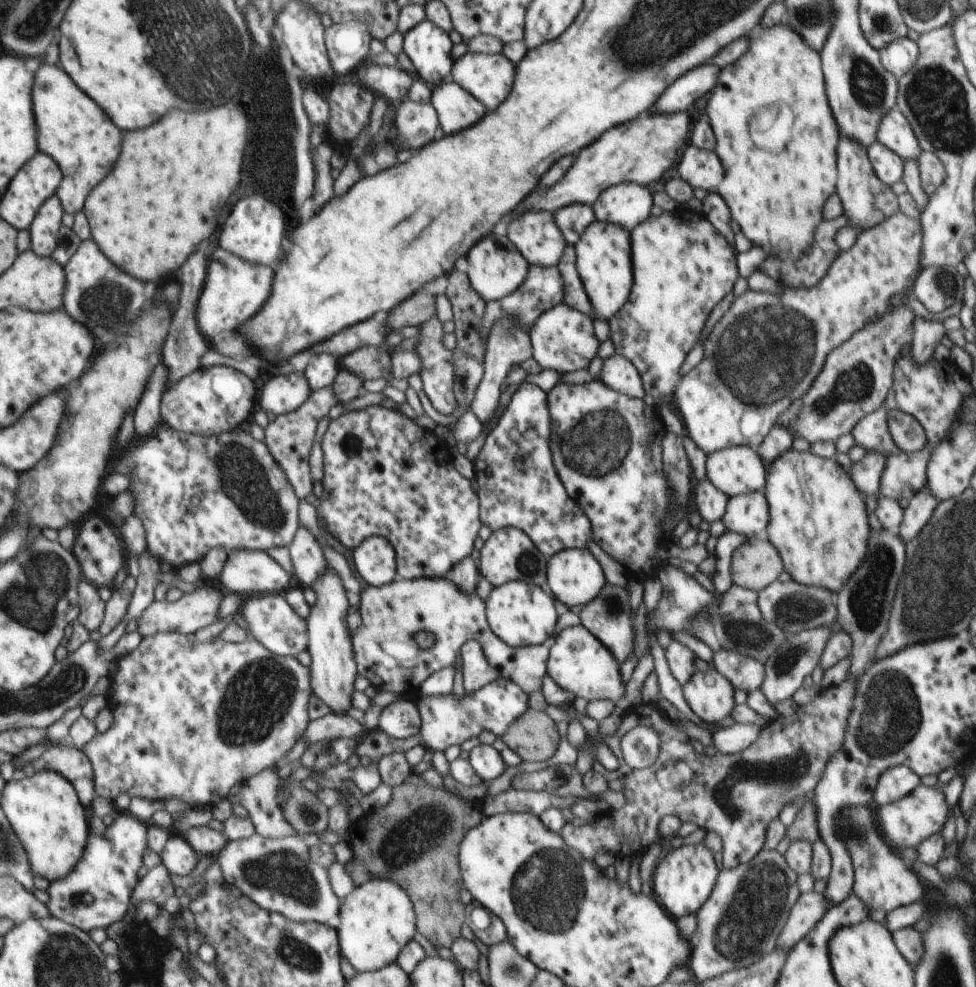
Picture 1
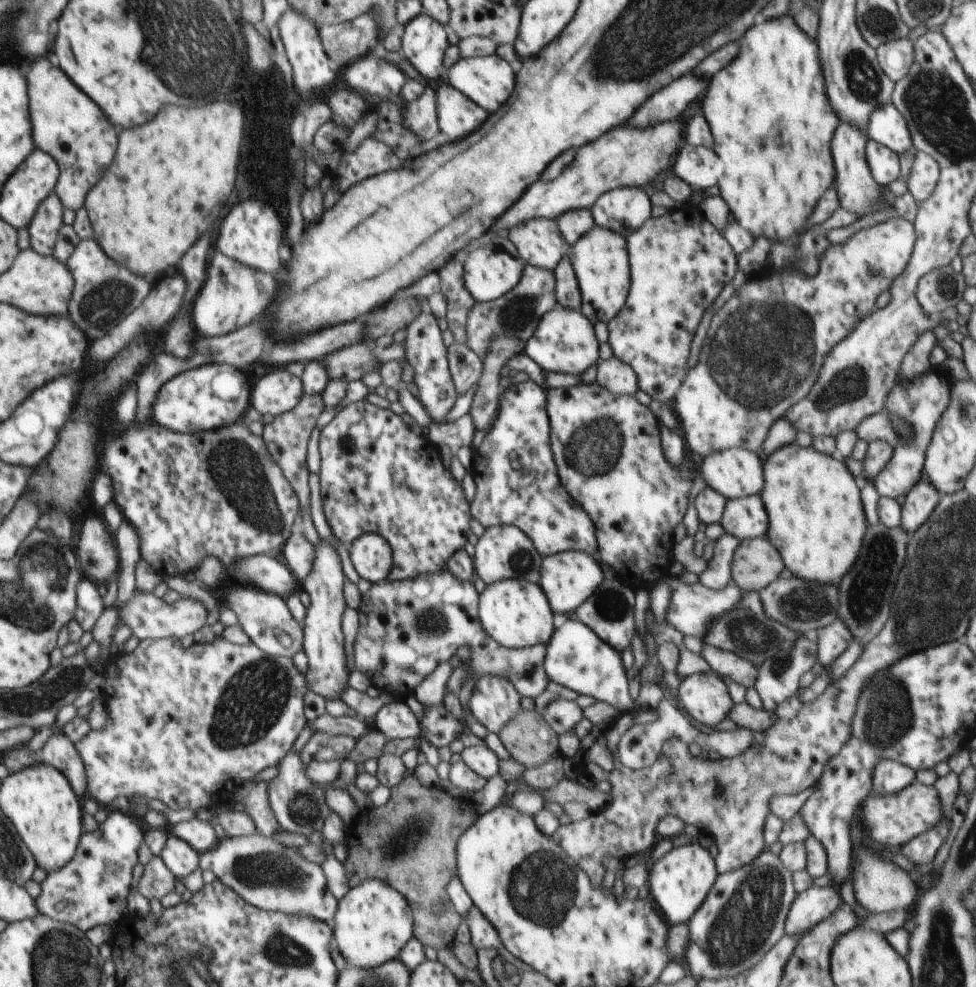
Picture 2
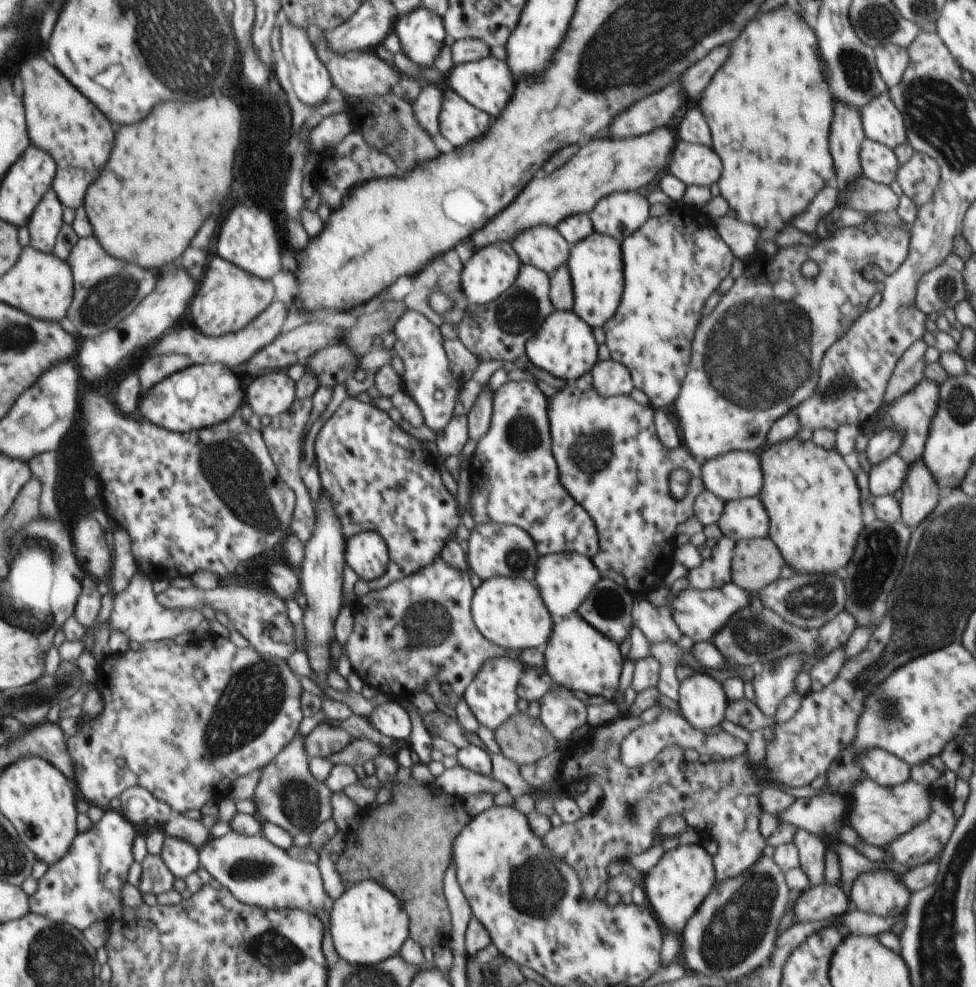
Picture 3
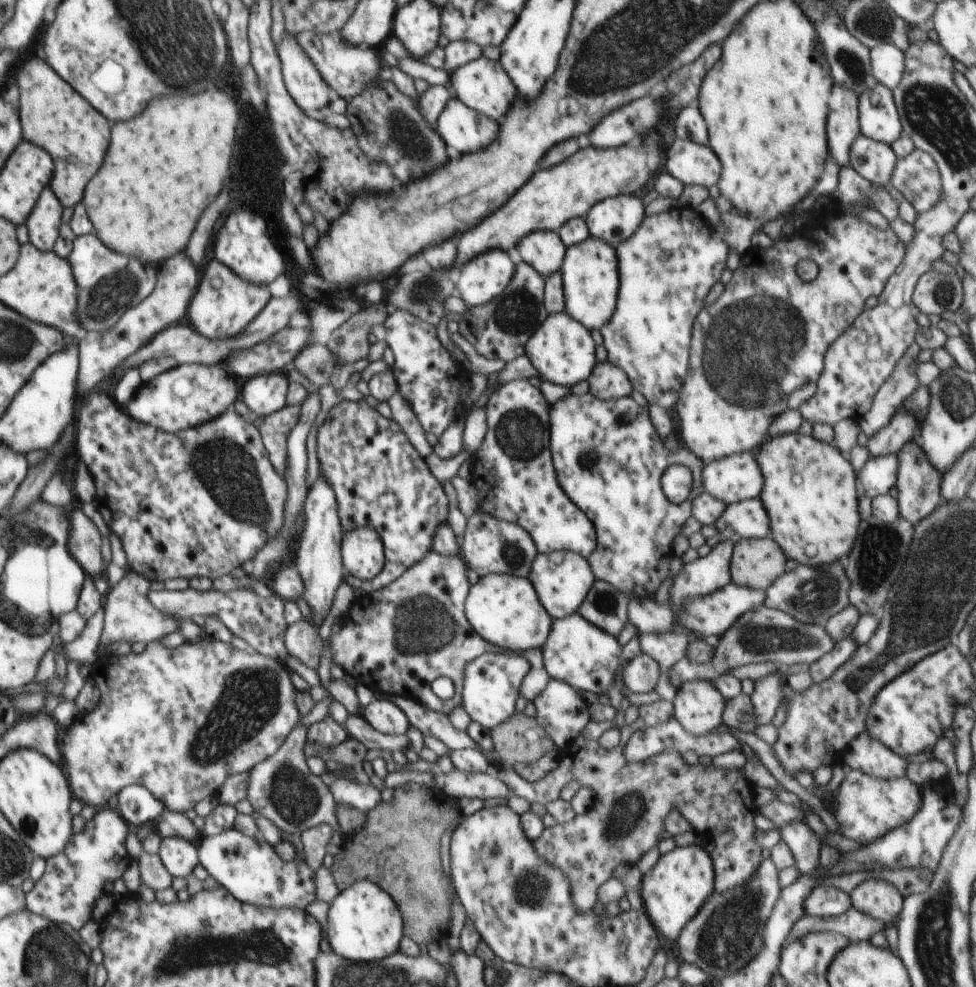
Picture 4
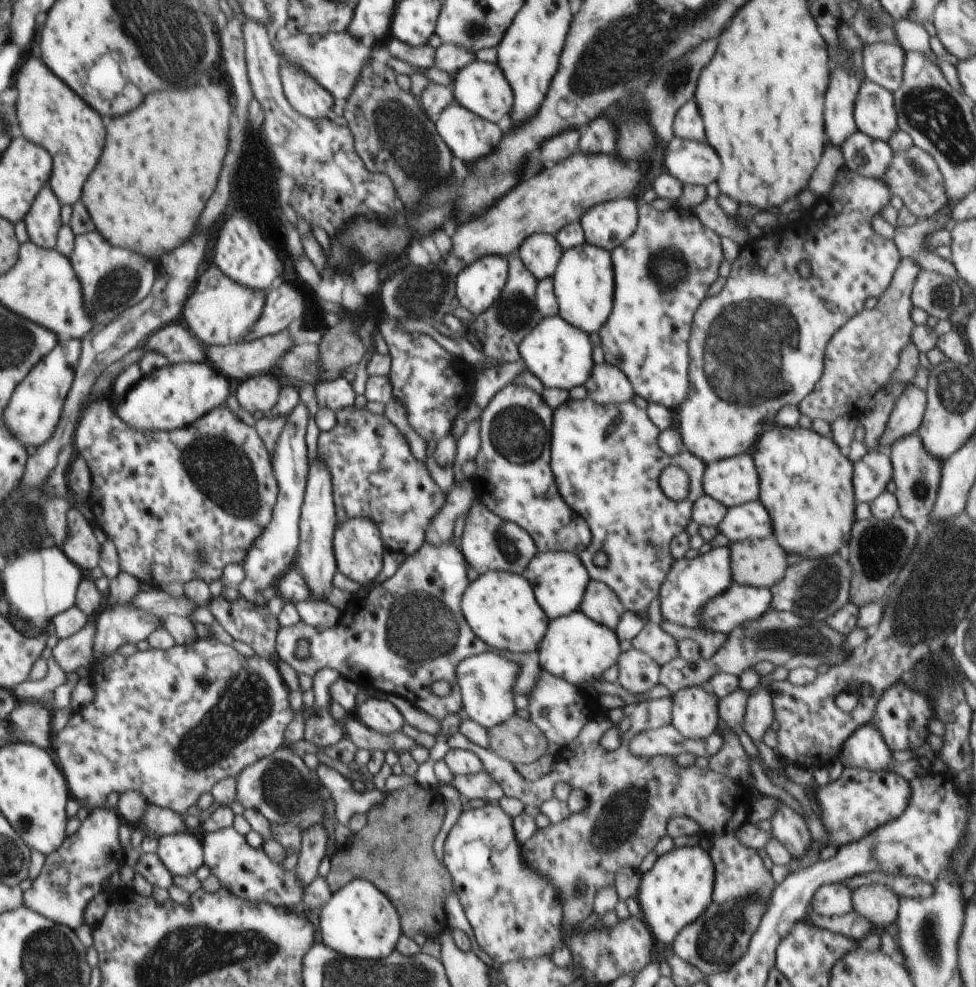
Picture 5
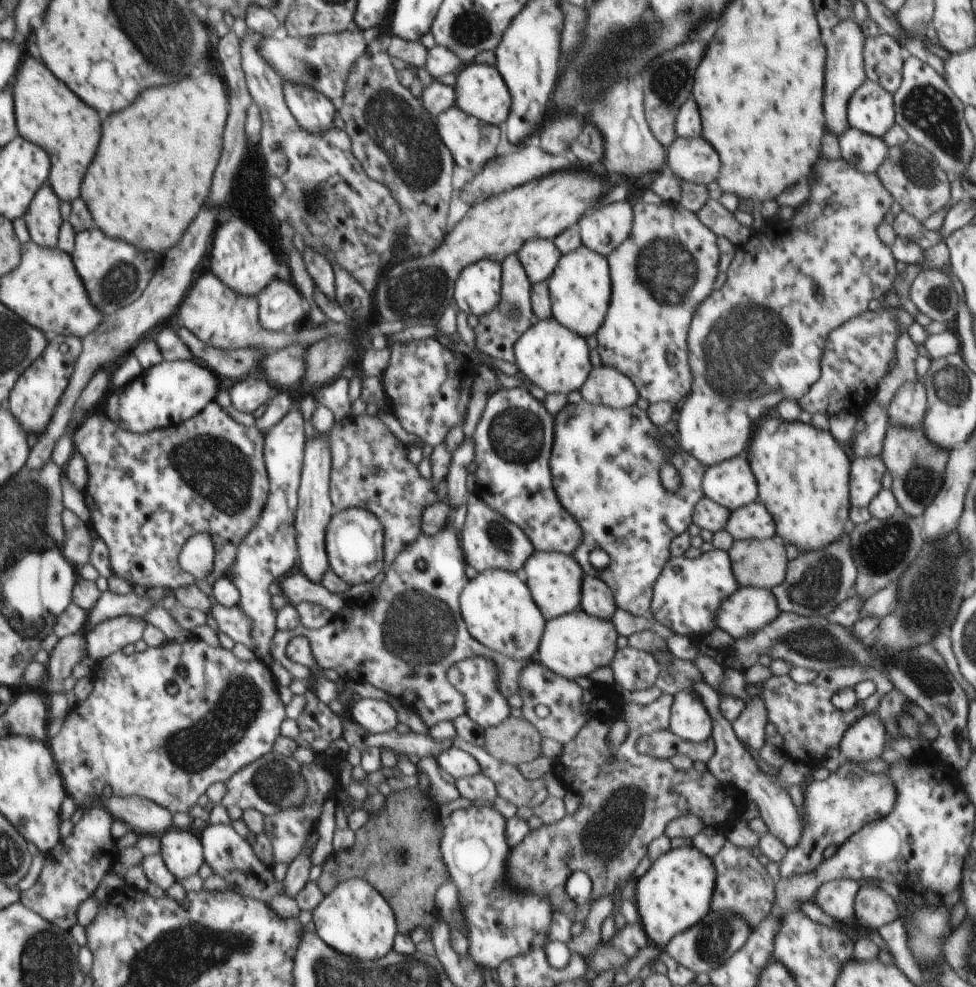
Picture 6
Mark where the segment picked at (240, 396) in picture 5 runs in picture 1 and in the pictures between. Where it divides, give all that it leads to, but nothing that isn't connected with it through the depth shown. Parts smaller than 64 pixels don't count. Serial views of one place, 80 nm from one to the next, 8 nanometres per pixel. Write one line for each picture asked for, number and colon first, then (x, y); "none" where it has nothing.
1: (282, 394)
2: (280, 391)
3: (271, 394)
4: (265, 394)

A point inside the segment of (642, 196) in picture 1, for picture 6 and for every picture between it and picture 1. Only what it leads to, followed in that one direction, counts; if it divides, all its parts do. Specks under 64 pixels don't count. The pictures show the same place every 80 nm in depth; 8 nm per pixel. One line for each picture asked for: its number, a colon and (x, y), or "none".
2: (624, 209)
3: (620, 214)
4: (614, 220)
5: (607, 225)
6: (603, 229)

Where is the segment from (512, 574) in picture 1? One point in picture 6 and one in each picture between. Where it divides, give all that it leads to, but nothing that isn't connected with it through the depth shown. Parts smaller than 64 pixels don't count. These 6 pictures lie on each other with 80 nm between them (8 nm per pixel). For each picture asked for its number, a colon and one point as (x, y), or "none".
2: (503, 552)
3: (495, 550)
4: (490, 545)
5: (489, 543)
6: (488, 540)

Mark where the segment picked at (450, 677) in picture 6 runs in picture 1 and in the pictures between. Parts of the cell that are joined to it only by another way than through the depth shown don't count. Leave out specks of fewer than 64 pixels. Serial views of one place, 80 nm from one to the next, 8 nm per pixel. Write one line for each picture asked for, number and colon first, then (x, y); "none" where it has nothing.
1: (445, 719)
2: (495, 701)
3: (491, 696)
4: (491, 686)
5: (486, 680)

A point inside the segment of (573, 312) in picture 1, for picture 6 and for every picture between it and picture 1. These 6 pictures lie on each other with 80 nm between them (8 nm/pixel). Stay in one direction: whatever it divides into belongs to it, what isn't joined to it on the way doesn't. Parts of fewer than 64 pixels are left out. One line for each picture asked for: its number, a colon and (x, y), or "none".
2: (564, 341)
3: (564, 346)
4: (562, 350)
5: (559, 354)
6: (555, 359)

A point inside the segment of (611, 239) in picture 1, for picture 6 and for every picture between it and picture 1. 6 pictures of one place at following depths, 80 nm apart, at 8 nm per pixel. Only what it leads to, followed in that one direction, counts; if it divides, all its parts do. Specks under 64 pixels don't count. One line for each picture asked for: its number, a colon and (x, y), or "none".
2: (600, 259)
3: (596, 268)
4: (590, 270)
5: (584, 284)
6: (580, 289)

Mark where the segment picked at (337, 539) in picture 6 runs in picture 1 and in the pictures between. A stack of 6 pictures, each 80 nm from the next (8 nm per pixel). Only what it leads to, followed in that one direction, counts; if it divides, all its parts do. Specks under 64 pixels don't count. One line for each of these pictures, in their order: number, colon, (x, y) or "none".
1: (374, 558)
2: (371, 554)
3: (367, 554)
4: (362, 550)
5: (358, 546)

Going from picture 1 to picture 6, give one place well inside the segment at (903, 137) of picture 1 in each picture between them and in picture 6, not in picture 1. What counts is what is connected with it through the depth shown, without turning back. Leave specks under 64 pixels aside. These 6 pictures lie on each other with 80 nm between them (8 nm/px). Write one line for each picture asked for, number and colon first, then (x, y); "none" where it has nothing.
2: (887, 126)
3: (882, 122)
4: (878, 117)
5: (875, 115)
6: (870, 109)

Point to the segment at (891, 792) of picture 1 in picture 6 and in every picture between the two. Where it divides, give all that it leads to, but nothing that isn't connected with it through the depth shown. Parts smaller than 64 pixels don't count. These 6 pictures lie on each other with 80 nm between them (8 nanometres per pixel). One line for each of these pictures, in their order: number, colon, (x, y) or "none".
2: (889, 777)
3: (887, 770)
4: (870, 756)
5: (865, 748)
6: (865, 740)

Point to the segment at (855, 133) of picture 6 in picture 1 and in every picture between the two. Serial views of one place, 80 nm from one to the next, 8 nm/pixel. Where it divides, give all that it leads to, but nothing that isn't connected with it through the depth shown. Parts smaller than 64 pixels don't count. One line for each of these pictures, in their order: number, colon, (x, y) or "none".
1: (888, 166)
2: (884, 164)
3: (879, 163)
4: (874, 160)
5: (863, 155)

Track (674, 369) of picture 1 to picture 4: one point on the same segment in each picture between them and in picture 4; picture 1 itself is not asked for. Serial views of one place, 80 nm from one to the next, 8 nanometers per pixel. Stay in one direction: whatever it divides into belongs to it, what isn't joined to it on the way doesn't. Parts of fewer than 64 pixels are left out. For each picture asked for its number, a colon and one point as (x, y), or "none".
2: (677, 269)
3: (672, 264)
4: (666, 268)

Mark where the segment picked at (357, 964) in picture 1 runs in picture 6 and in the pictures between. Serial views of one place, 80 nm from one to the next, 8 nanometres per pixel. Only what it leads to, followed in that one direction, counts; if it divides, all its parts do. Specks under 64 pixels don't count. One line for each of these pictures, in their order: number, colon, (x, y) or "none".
2: (373, 921)
3: (368, 925)
4: (365, 925)
5: (359, 921)
6: (354, 919)

